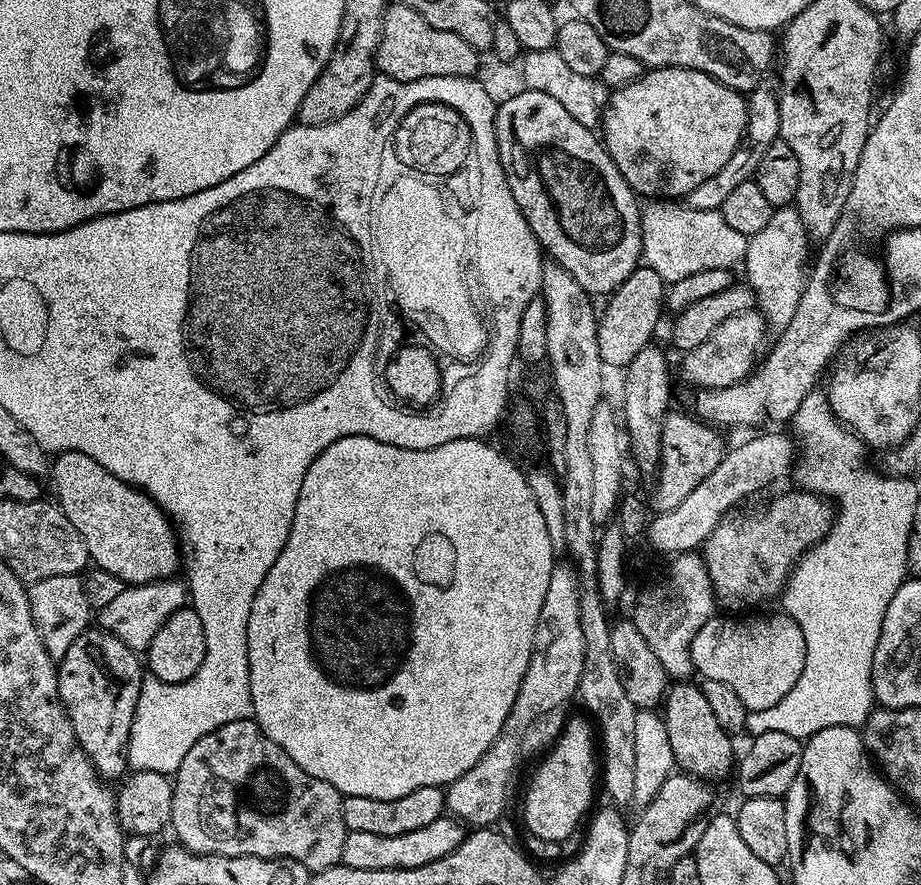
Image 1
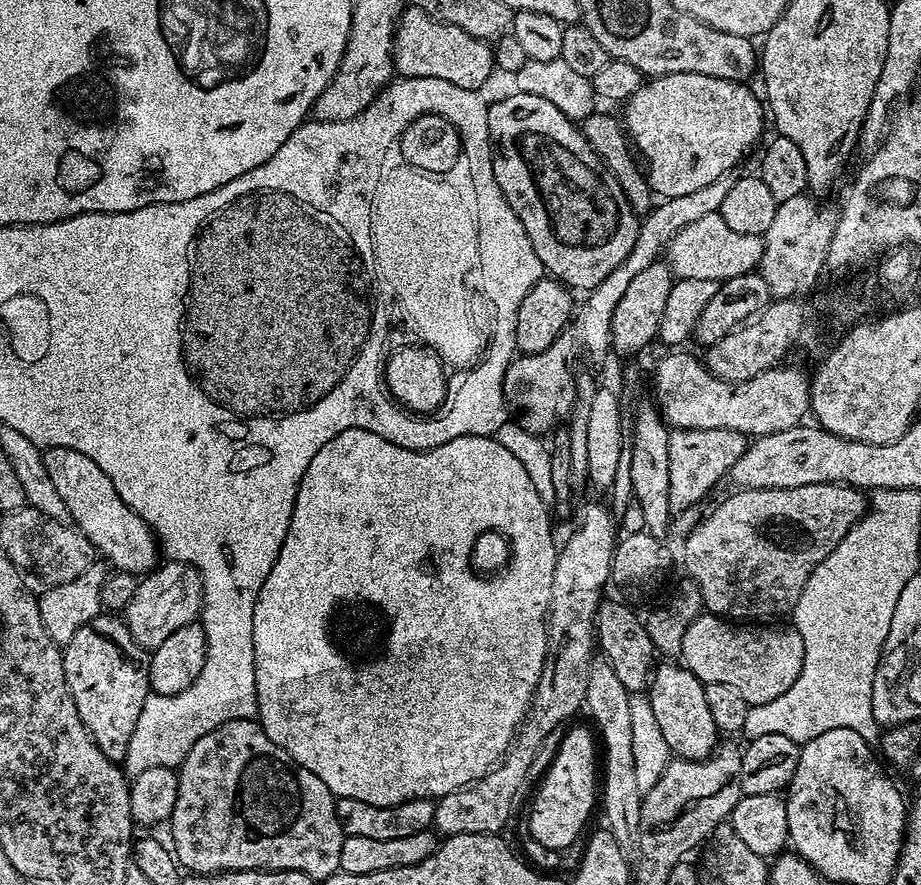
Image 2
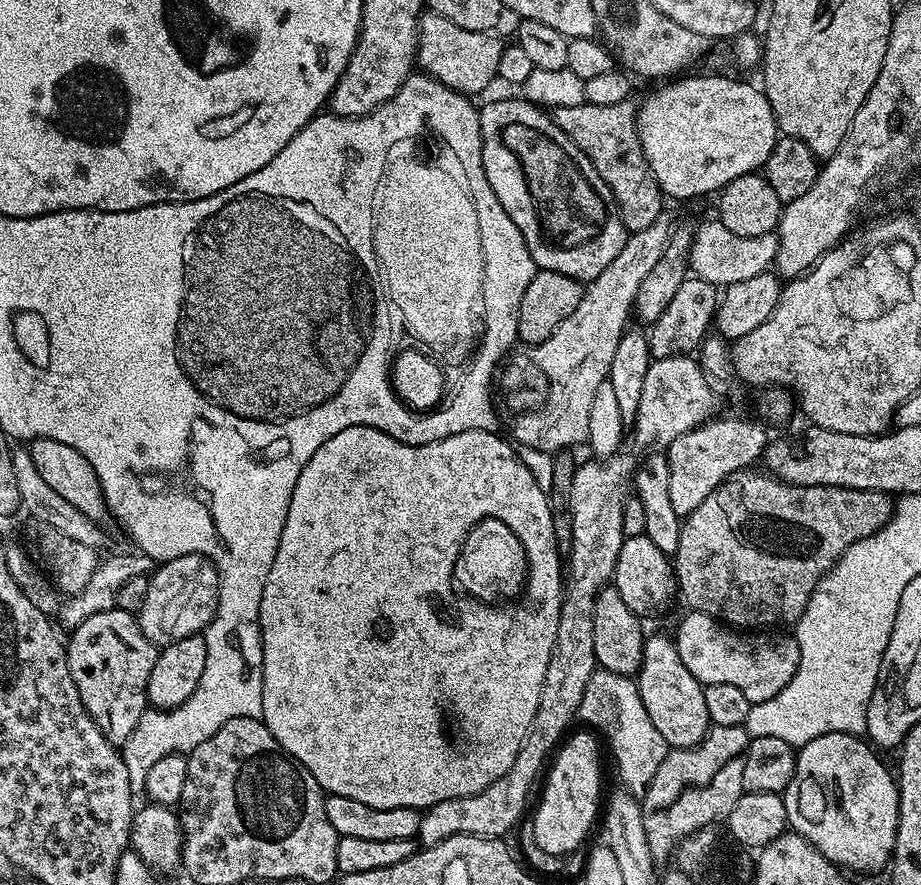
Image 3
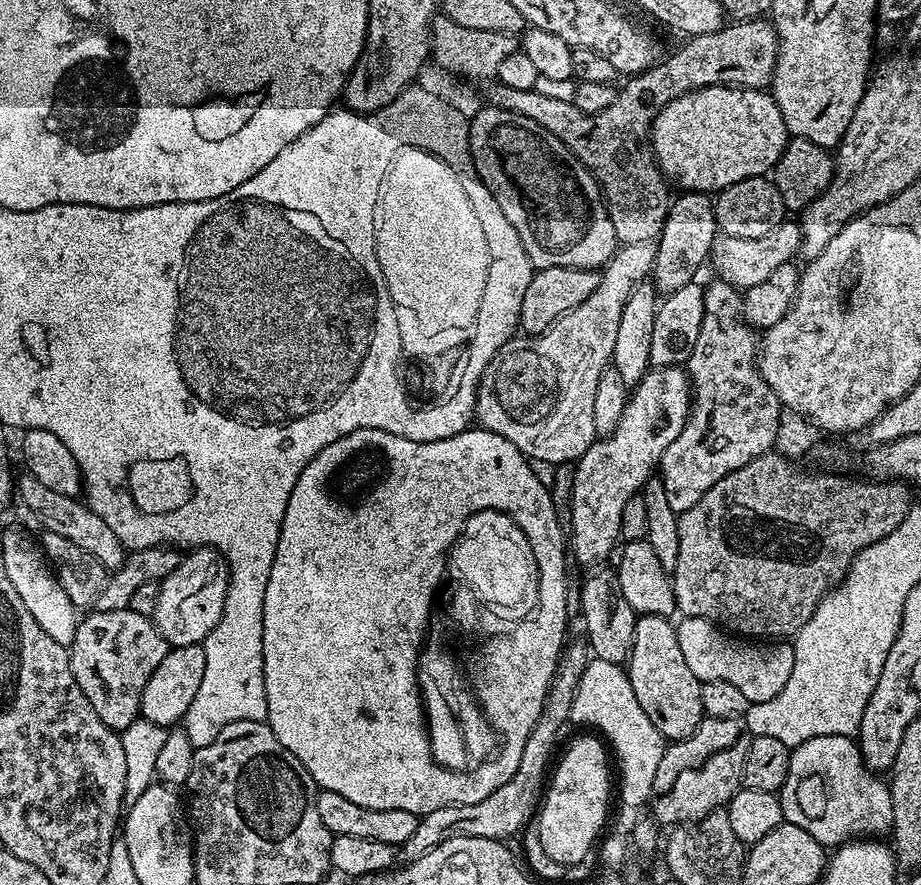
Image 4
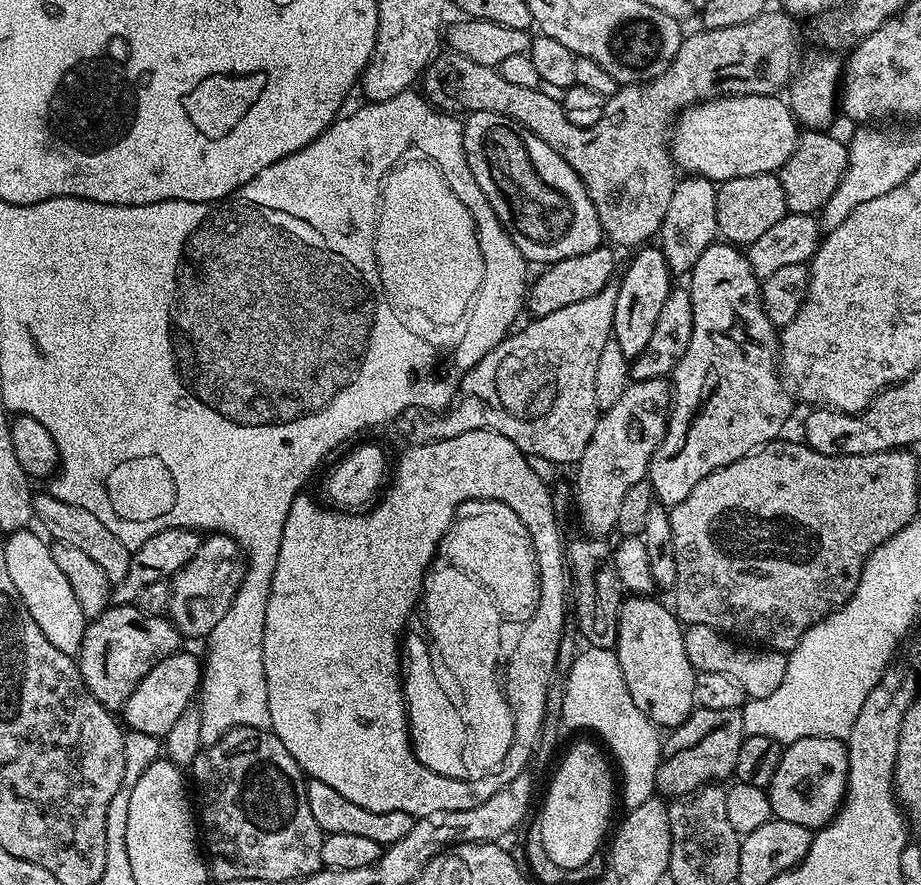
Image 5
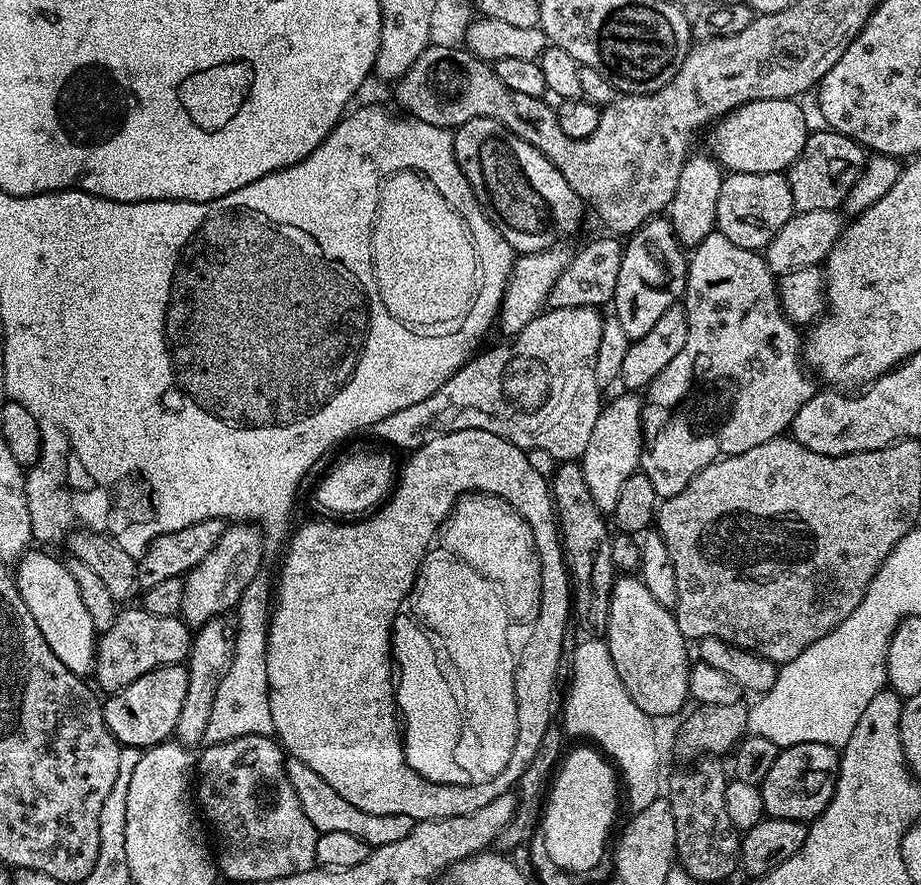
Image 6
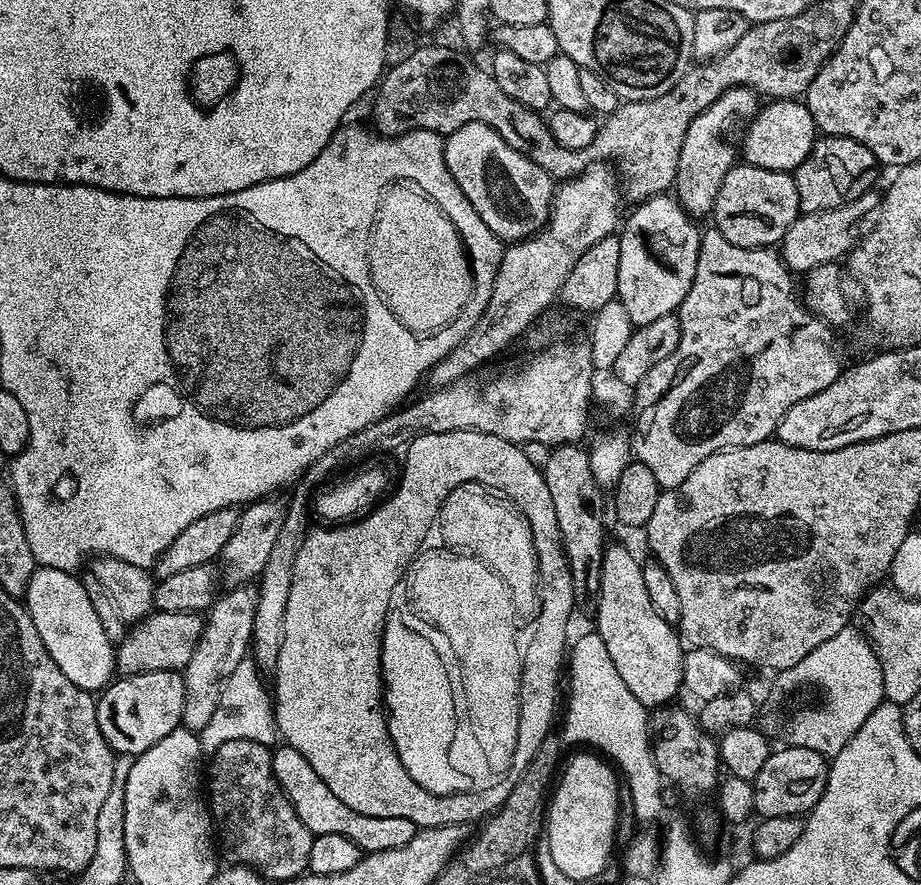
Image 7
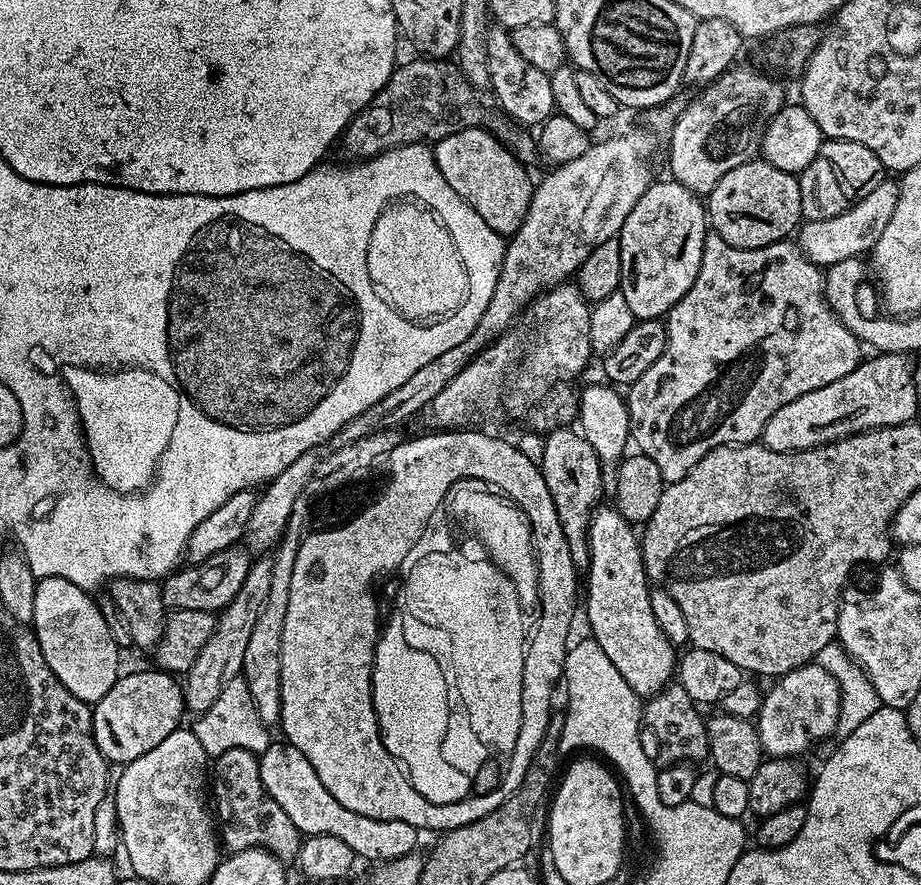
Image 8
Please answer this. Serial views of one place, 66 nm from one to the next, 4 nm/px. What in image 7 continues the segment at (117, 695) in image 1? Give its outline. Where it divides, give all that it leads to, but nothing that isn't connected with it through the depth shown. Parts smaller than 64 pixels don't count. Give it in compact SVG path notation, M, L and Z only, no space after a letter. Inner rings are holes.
M153 611L139 624L133 624L124 633L124 639L115 645L116 672L121 677L137 676L139 672L170 670L180 672L190 662L198 638L202 638L205 617L199 612Z

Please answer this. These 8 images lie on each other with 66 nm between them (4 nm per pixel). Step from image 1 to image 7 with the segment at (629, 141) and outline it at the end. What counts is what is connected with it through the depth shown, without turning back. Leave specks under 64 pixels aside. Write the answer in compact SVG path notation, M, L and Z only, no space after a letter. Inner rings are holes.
M776 98L765 103L748 125L742 141L742 160L746 164L762 166L762 170L795 173L817 138L818 129L807 103L796 98Z

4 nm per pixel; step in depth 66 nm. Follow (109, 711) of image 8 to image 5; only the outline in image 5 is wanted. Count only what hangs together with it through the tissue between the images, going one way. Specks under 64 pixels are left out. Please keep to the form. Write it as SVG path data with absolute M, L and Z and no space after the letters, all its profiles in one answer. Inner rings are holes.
M181 650L162 658L142 682L138 682L138 690L130 694L130 698L124 703L122 720L131 731L150 734L157 738L163 738L178 722L178 714L186 710L197 699L202 681L202 660L194 653Z

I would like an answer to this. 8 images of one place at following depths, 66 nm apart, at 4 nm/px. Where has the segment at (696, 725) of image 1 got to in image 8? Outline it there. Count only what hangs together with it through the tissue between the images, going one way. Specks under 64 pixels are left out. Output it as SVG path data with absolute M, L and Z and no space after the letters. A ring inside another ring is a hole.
M600 506L593 511L592 521L588 528L588 567L586 569L586 595L582 608L588 611L588 628L591 639L598 642L614 662L618 674L626 678L626 686L634 690L637 696L647 698L658 694L663 688L673 683L678 672L678 652L669 643L666 634L654 619L654 610L650 610L650 581L644 571L644 555L640 552L642 543L637 529L629 524L616 507Z

